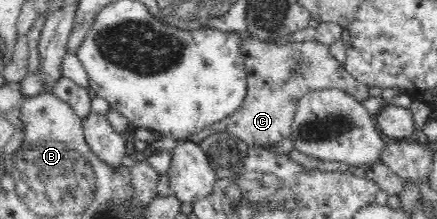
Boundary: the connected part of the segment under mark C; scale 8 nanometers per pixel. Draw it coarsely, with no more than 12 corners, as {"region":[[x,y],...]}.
{"region":[[246,39],[248,89],[226,132],[248,147],[291,136],[298,102],[373,94],[321,42]]}

